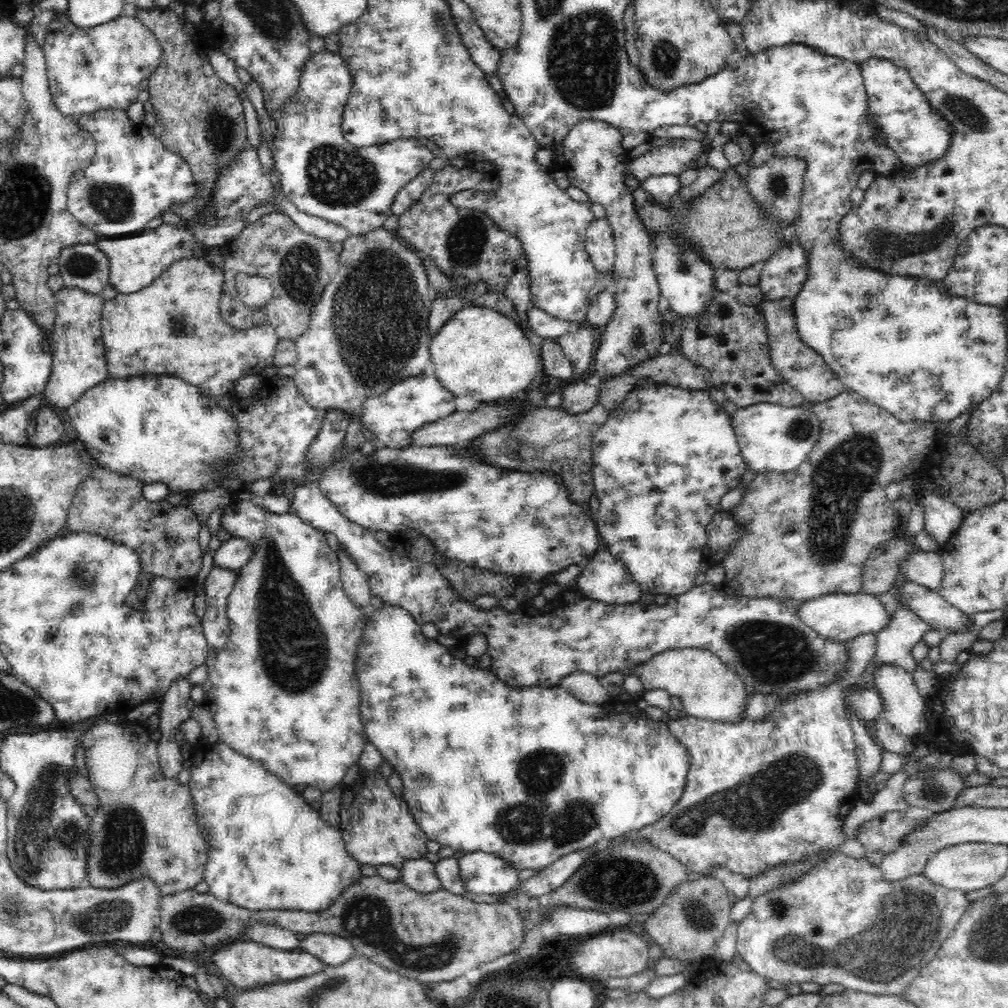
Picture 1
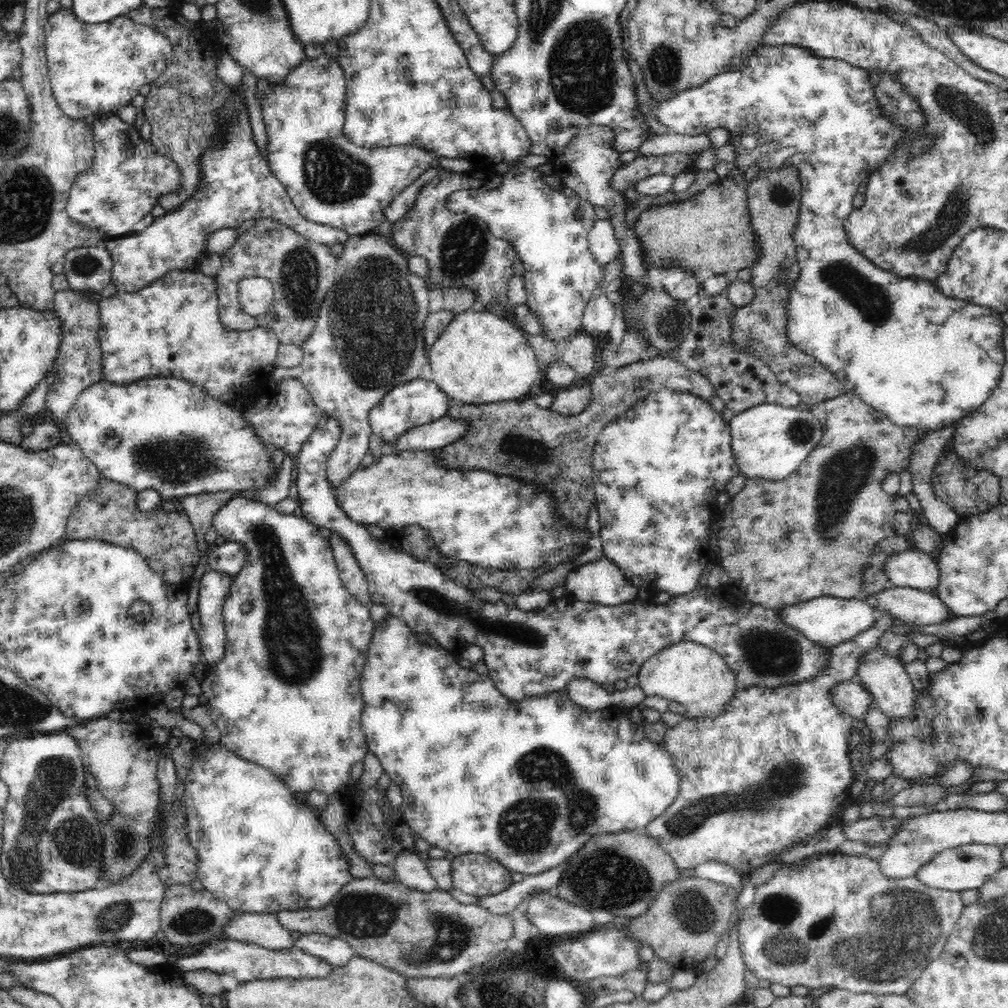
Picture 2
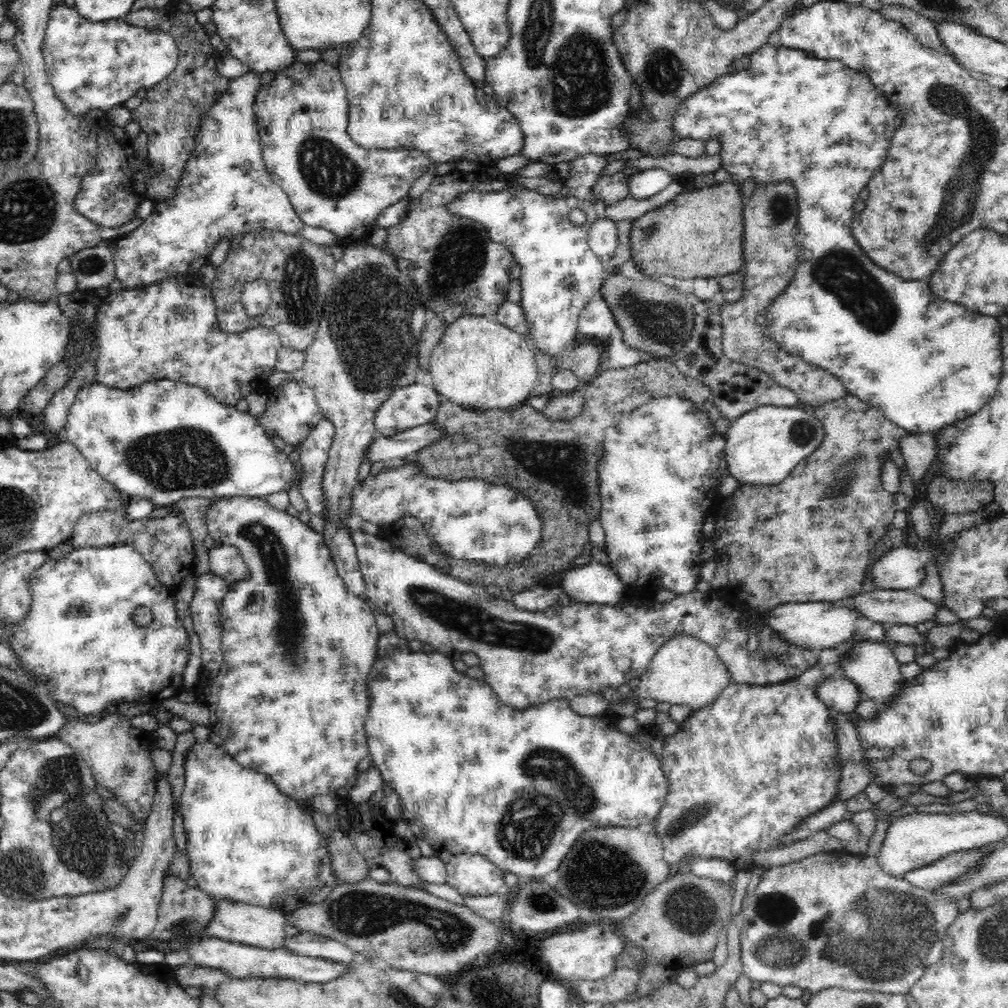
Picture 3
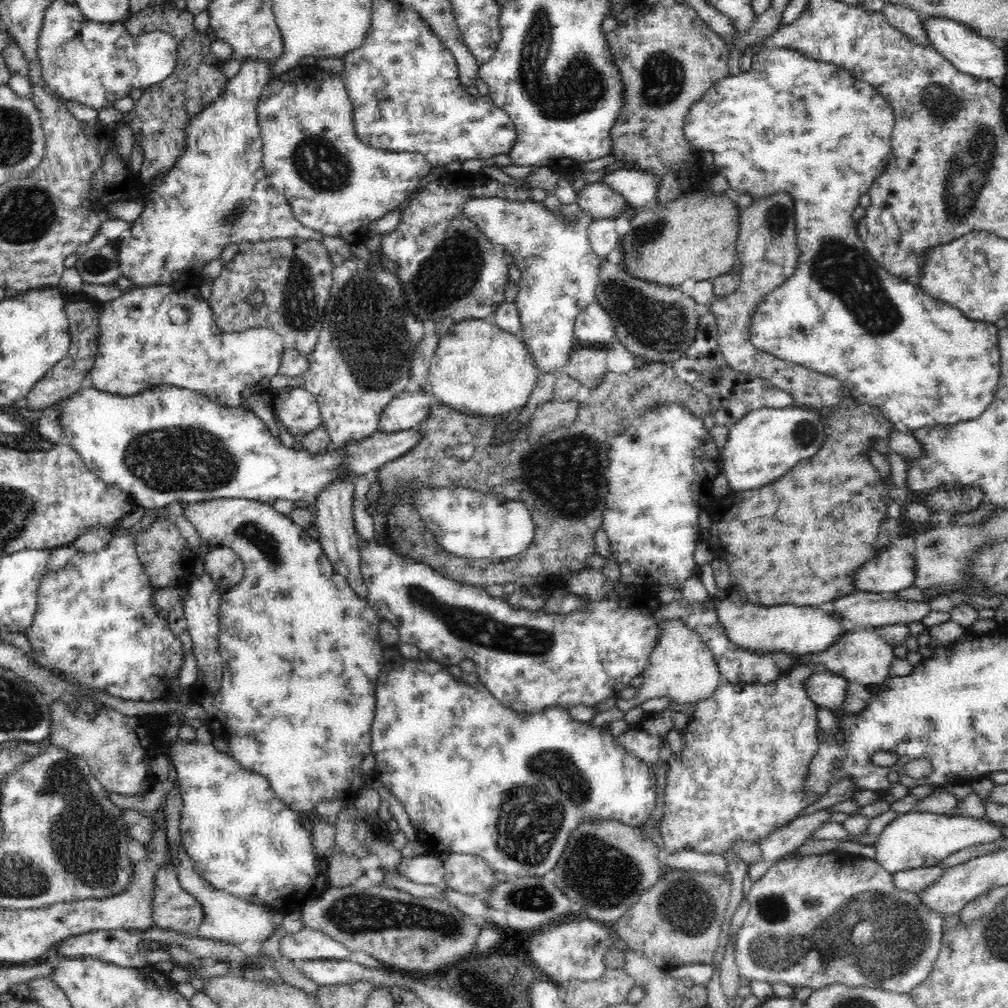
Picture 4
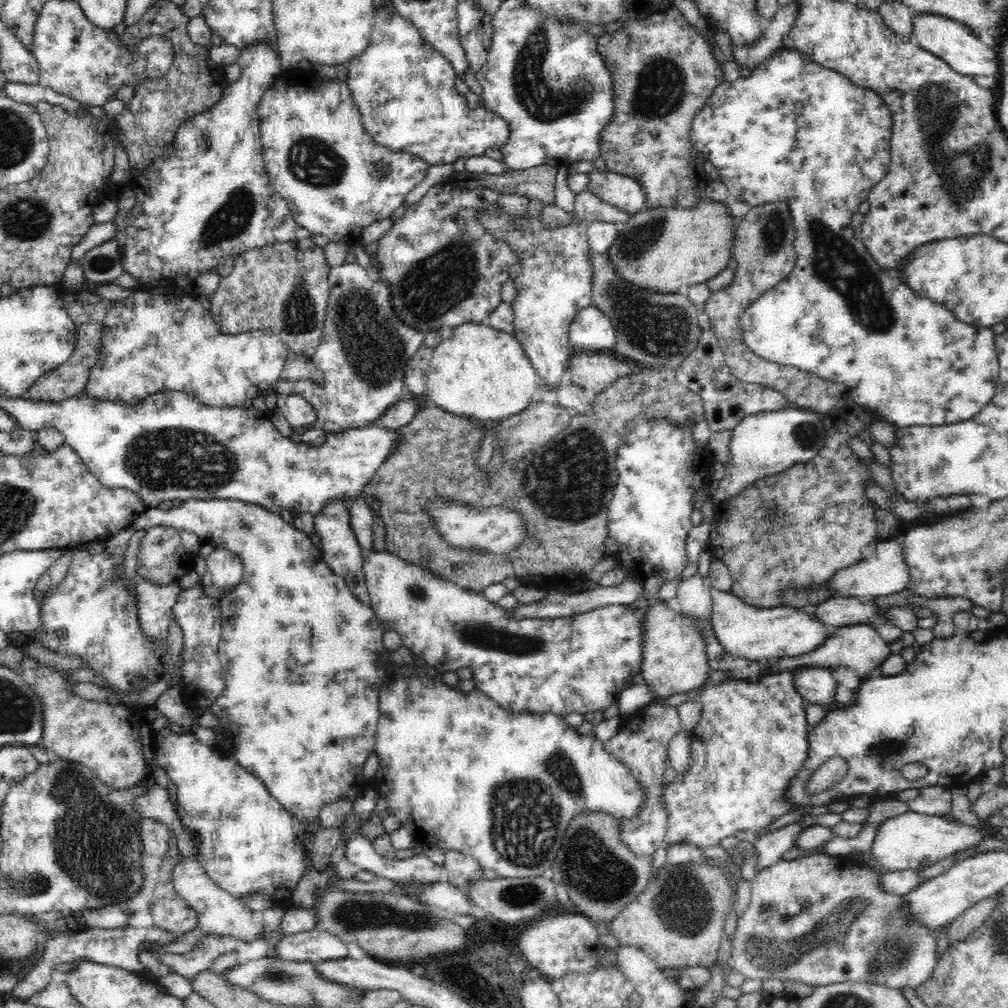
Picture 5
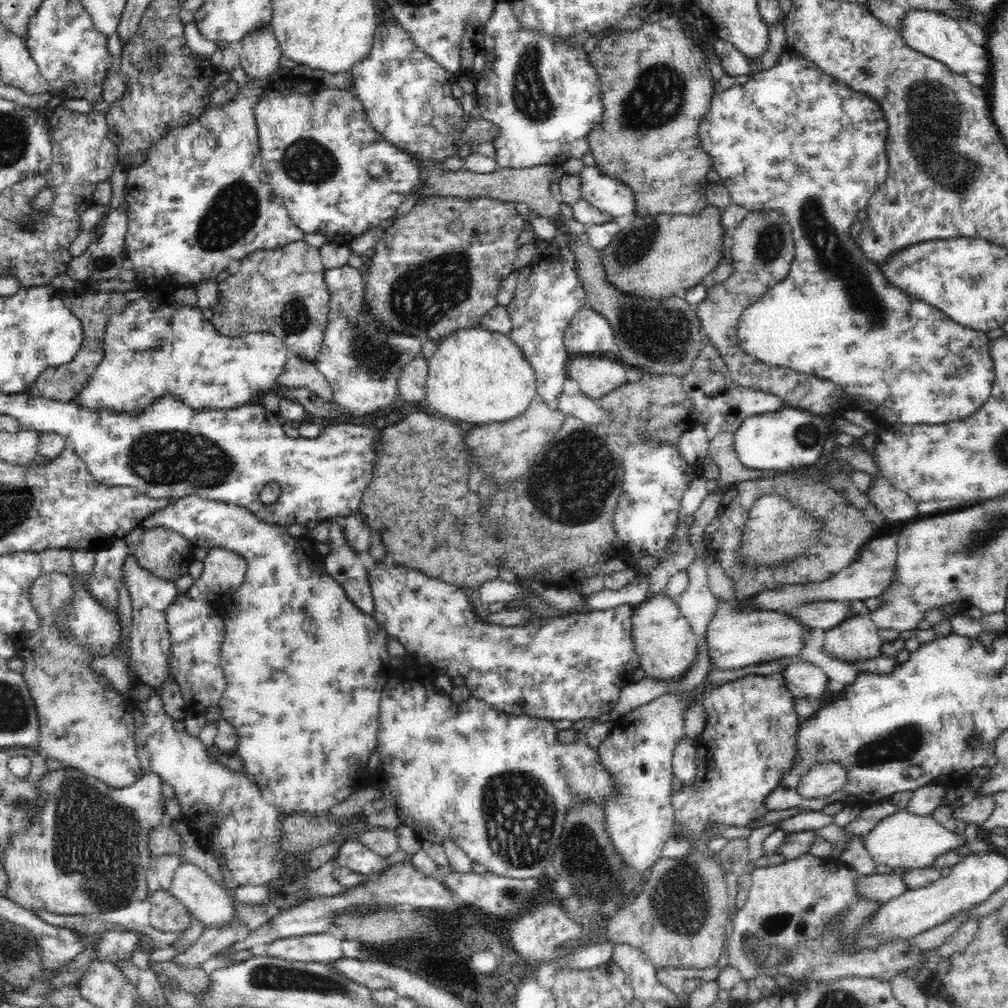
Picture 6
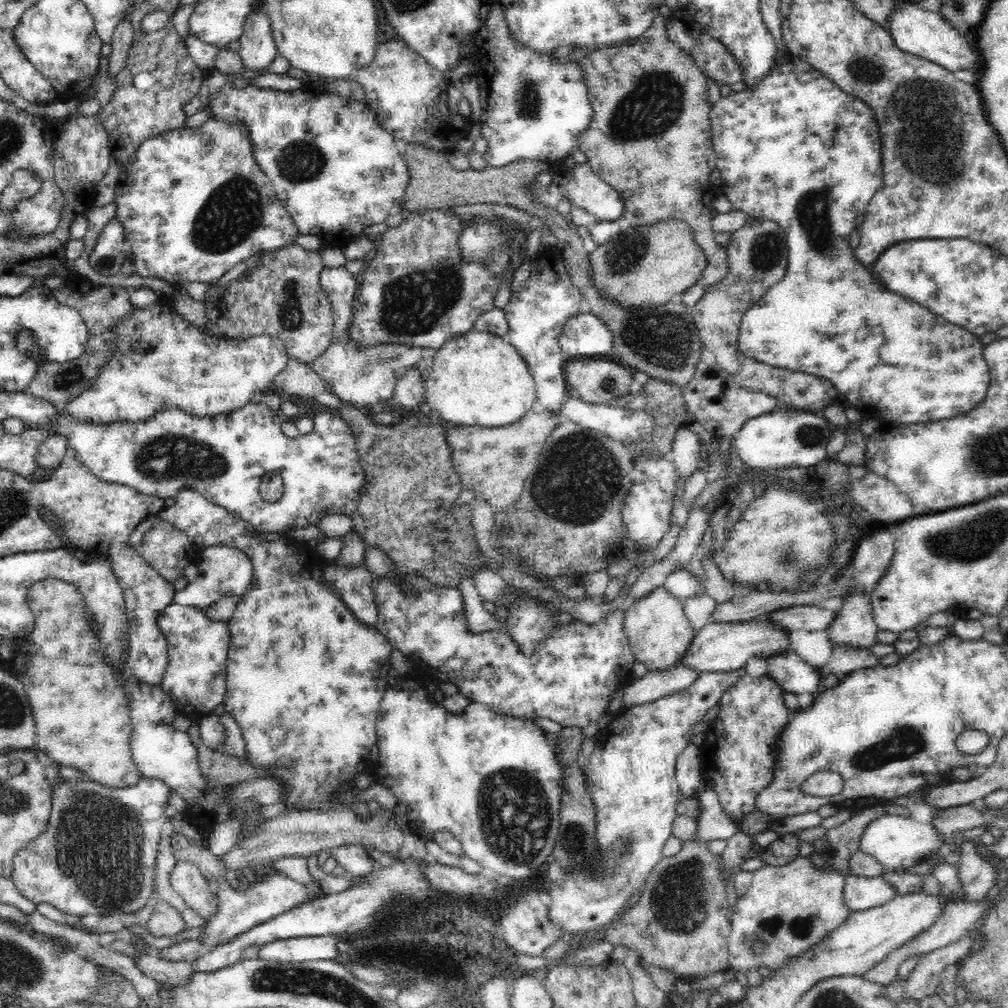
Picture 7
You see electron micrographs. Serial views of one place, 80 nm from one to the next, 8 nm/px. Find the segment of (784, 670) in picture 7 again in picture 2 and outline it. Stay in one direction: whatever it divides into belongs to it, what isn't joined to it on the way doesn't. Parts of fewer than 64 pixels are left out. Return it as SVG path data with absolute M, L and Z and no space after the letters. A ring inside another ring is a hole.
M841 682L831 688L831 698L835 706L853 719L864 718L868 707L875 704L871 694L860 682Z

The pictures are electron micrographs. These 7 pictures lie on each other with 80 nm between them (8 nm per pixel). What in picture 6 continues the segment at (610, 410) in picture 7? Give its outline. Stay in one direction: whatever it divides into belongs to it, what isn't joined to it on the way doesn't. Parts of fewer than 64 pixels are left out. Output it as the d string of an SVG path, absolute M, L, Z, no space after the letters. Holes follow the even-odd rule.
M582 392L574 396L562 393L556 407L564 415L580 419L588 427L600 424L606 419L606 413L601 406Z

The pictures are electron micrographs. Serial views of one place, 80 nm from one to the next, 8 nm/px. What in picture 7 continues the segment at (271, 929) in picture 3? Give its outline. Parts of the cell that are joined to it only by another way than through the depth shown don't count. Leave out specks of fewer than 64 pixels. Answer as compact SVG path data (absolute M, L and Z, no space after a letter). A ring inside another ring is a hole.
M177 859L170 874L170 885L174 891L202 918L209 921L218 910L220 899L212 885L204 879L200 868L190 862Z

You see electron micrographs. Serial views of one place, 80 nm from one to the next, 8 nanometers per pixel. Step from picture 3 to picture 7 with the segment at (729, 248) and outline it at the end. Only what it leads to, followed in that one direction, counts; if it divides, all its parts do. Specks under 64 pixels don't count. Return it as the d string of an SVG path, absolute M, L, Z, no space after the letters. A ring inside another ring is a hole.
M658 219L654 223L641 223L640 226L630 227L620 232L606 244L598 245L591 252L592 279L603 294L615 302L628 307L660 306L672 300L677 300L681 293L694 286L707 268L709 261L706 251L694 237L692 225L684 219Z

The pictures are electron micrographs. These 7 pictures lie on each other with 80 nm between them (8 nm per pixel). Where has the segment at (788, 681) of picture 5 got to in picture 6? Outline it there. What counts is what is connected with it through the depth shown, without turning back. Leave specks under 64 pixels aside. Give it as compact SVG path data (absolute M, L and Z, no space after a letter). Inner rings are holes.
M780 673L771 675L746 675L742 678L727 681L722 684L710 694L706 694L702 698L702 705L705 707L706 714L708 714L708 720L706 720L704 730L700 732L700 736L695 739L696 742L696 780L694 784L689 786L681 786L678 791L672 792L670 801L672 801L673 808L673 836L680 836L678 834L678 828L685 828L689 832L689 836L693 836L695 839L700 839L702 842L708 842L715 836L715 832L712 832L712 836L708 836L707 832L709 828L714 824L726 825L726 826L742 826L748 827L751 822L762 817L767 810L765 806L766 798L769 794L779 786L780 778L784 776L795 764L796 753L798 753L798 714L794 712L794 702L792 702L792 693L788 690L786 683L784 682L783 675Z

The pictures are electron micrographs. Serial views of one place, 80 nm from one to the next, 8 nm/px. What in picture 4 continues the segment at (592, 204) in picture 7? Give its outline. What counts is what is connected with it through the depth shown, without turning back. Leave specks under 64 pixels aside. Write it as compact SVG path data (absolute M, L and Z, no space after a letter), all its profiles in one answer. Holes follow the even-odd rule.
M618 169L604 175L600 183L624 198L627 207L639 210L654 200L660 179L647 171Z

